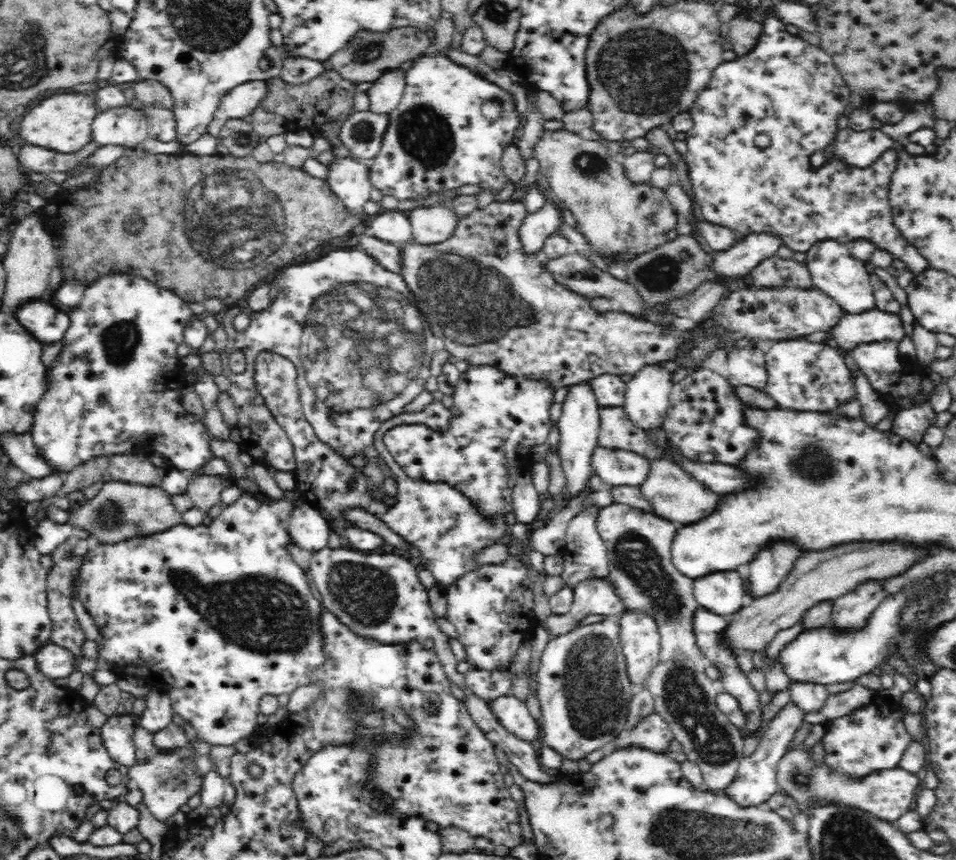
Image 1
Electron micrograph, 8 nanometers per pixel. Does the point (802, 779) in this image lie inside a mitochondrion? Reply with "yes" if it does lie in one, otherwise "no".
yes

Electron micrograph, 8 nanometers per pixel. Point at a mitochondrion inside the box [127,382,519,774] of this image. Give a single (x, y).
(262, 612)

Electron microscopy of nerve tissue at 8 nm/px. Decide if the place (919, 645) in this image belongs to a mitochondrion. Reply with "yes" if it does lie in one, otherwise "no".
yes

